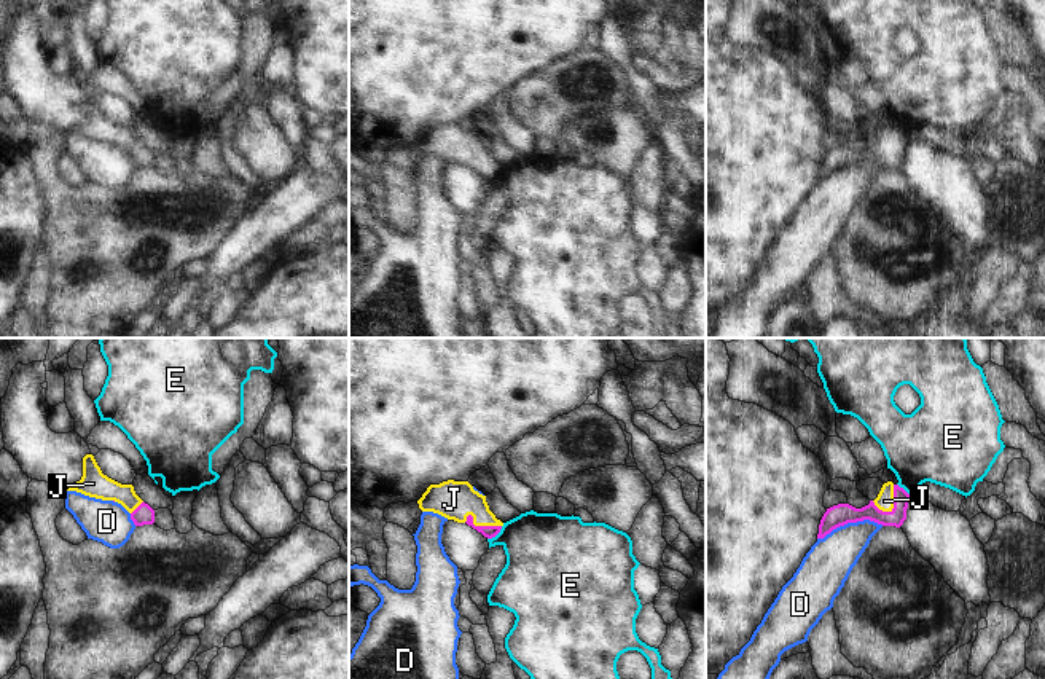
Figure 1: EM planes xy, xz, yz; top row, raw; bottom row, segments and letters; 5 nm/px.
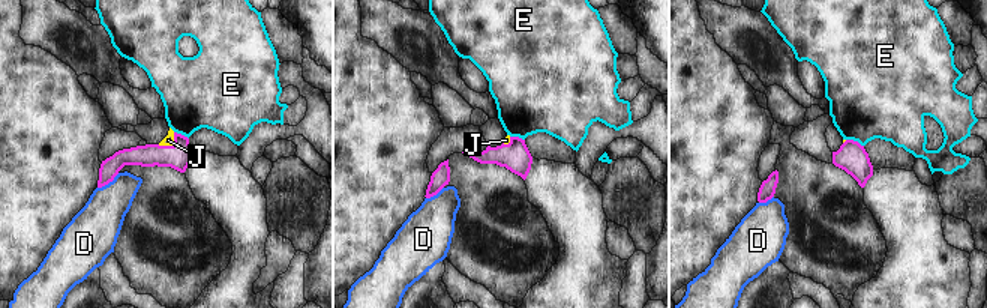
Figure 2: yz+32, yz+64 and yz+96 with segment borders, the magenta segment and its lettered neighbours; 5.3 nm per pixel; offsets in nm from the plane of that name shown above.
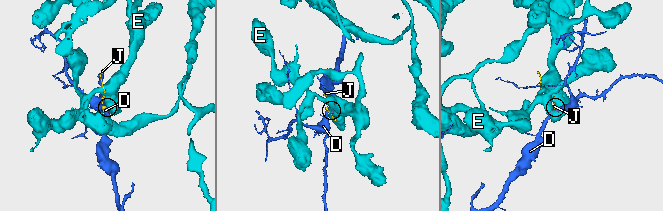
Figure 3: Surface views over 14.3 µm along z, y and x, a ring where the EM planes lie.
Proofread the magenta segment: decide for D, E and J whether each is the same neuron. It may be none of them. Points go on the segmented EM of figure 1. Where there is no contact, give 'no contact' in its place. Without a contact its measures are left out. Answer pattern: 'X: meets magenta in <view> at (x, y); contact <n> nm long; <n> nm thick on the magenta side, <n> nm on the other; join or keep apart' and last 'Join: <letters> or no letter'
D: meets magenta in yz at (849, 522); contact 340 nm long; 110 nm thick on the magenta side, 240 nm on the other; keep apart
E: meets magenta in xz at (496, 534); contact 100 nm long; 60 nm thick on the magenta side, 380 nm on the other; keep apart
J: meets magenta in yz at (894, 501); contact 160 nm long; 100 nm thick on the magenta side, 90 nm on the other; join
Join: J

